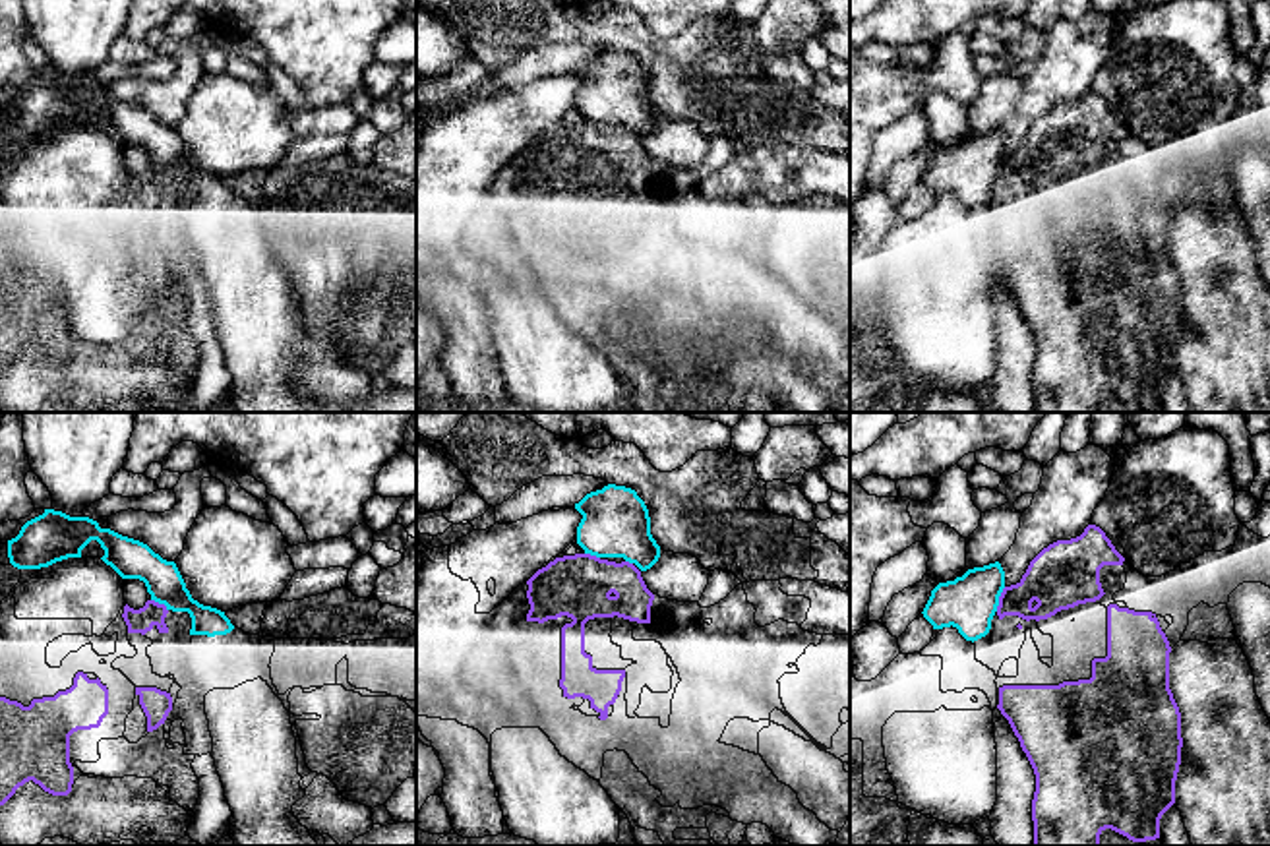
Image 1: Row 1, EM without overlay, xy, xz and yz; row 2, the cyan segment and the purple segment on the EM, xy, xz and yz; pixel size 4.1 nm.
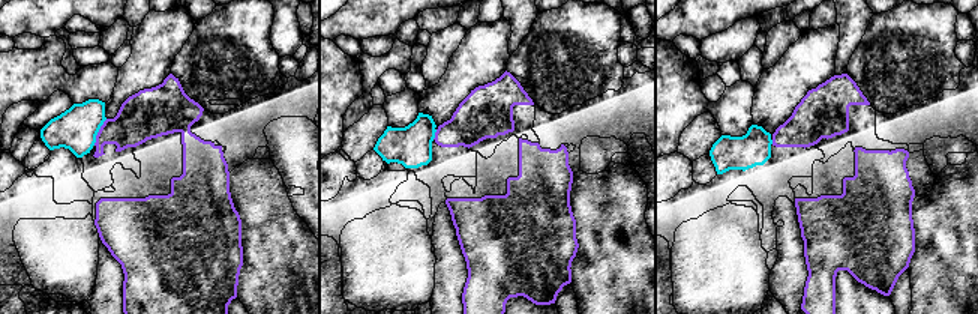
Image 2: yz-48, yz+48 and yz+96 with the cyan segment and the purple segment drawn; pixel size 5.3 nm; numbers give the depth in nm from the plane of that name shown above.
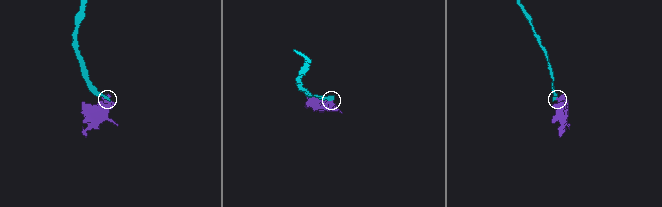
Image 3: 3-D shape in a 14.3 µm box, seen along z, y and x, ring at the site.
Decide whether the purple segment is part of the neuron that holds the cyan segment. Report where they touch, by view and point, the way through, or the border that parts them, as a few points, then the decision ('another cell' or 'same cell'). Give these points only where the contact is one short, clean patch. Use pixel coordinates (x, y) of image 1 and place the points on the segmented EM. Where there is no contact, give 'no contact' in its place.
contact yz (997, 599); border yz (1005, 587), (996, 610); another cell

